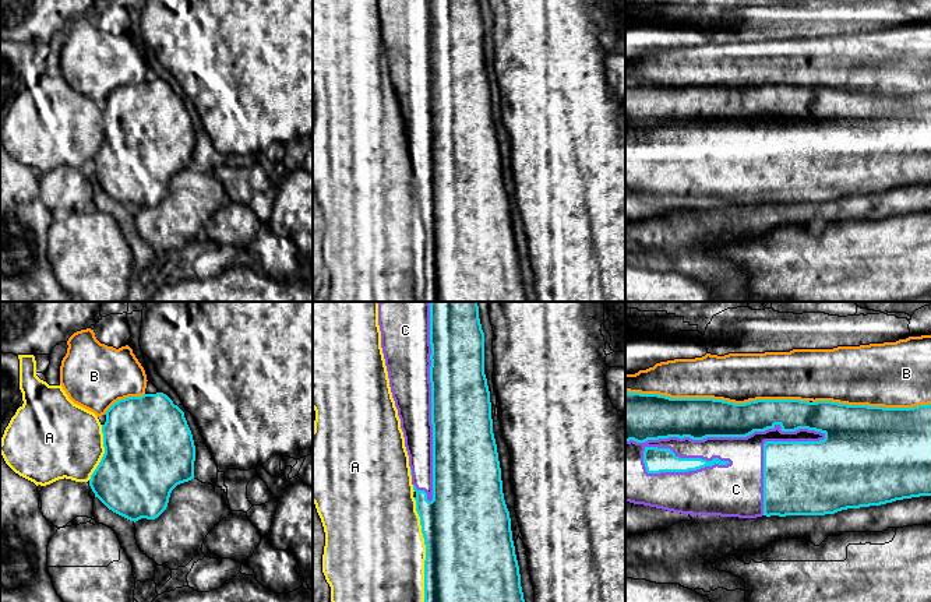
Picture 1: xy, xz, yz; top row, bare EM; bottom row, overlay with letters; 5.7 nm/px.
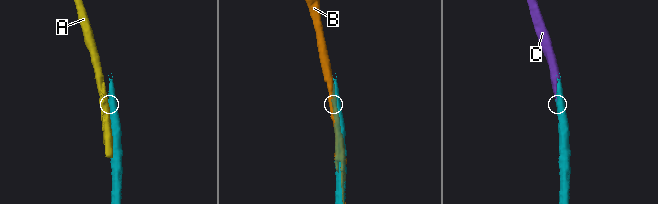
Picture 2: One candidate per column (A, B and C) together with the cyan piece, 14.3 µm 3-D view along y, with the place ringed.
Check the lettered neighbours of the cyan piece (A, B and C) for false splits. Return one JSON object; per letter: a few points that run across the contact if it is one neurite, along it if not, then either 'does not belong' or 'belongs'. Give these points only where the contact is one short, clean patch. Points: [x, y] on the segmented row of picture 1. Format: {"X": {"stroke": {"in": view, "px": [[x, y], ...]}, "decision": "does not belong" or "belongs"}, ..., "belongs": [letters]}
{"A": {"decision": "does not belong"}, "B": {"decision": "does not belong"}, "C": {"decision": "belongs"}, "belongs": ["C"]}

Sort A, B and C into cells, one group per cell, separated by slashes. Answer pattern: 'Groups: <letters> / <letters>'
Groups: A / B / C

